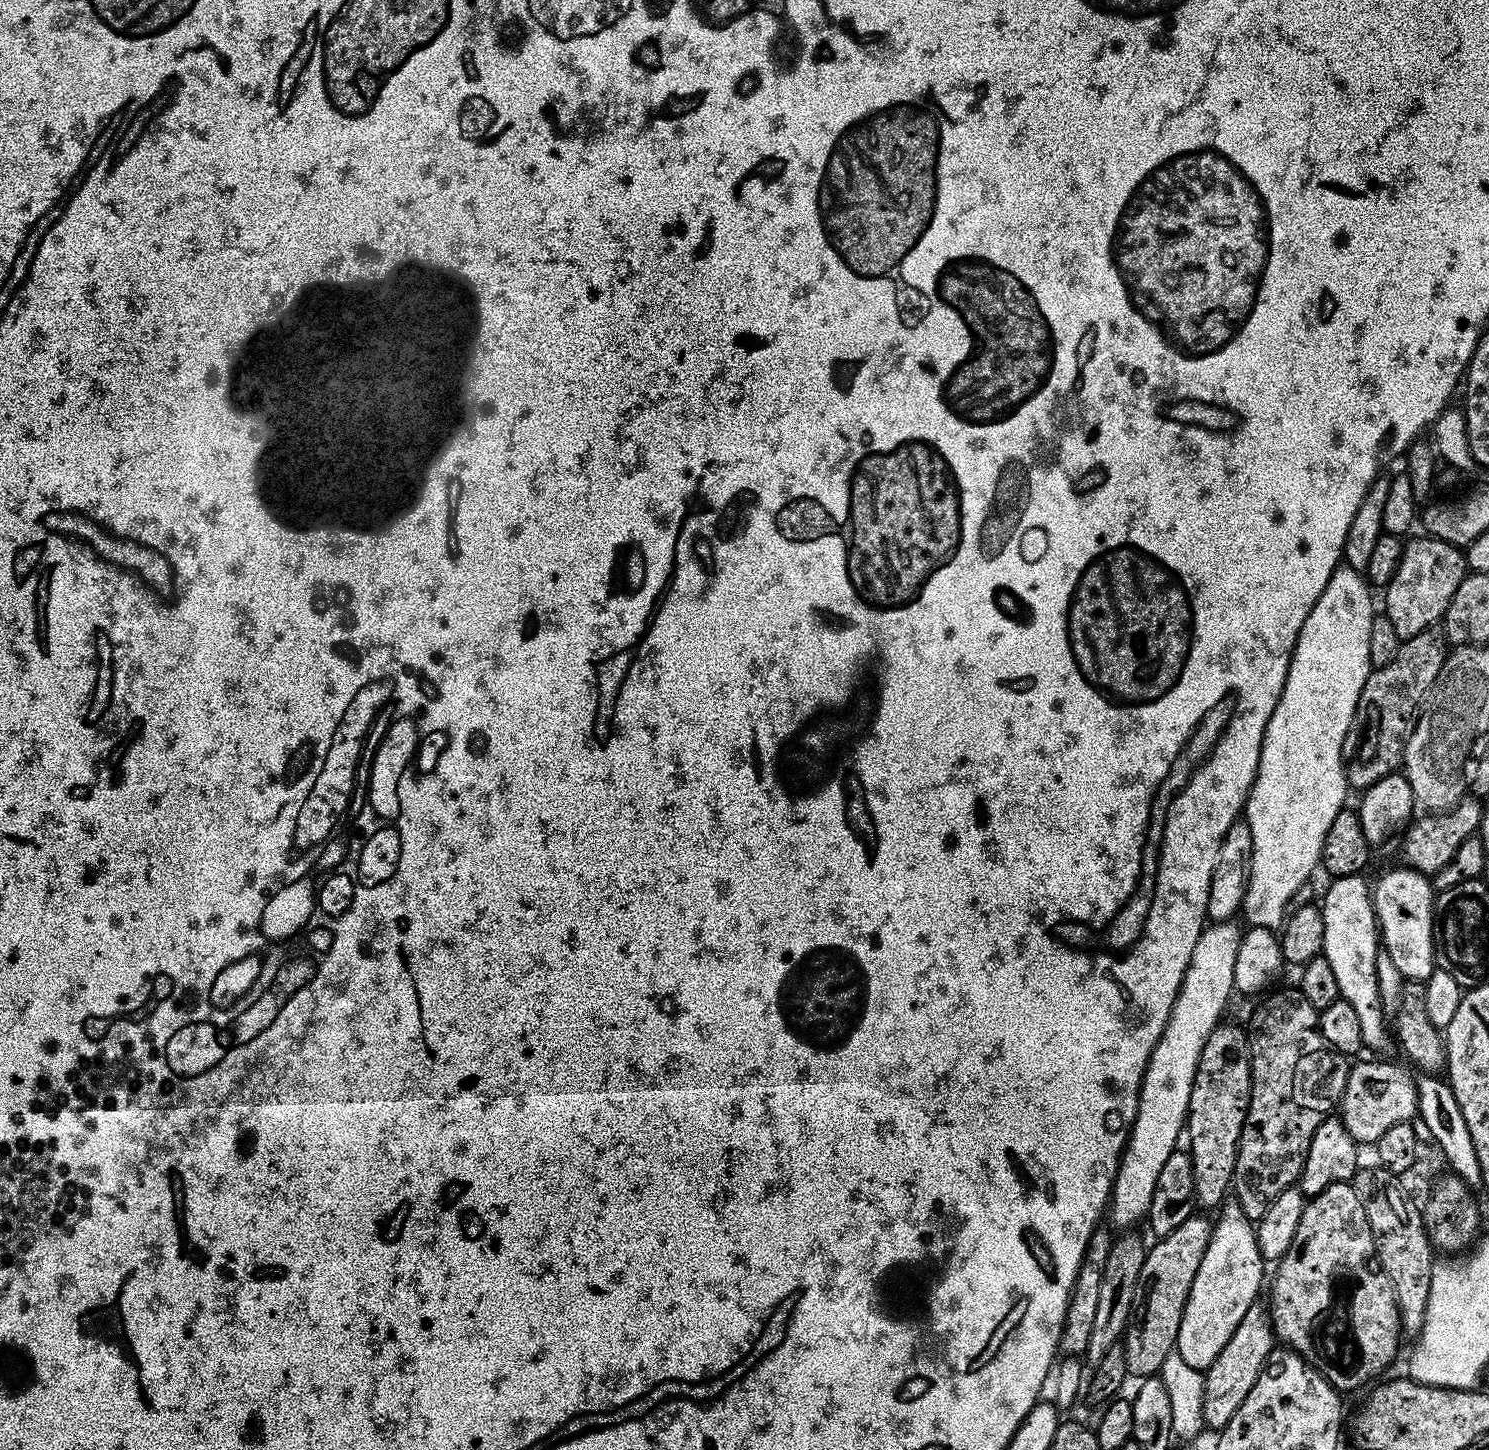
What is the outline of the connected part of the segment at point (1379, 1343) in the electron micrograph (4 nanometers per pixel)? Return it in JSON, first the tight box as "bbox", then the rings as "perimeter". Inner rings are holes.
{"bbox":[1270,1183,1402,1394],"perimeter":[[[1351,1183],[1326,1186],[1322,1194],[1311,1197],[1305,1203],[1294,1242],[1290,1242],[1290,1250],[1286,1250],[1275,1268],[1270,1315],[1275,1339],[1283,1347],[1298,1353],[1341,1394],[1358,1391],[1363,1384],[1372,1379],[1375,1381],[1379,1372],[1387,1370],[1402,1341],[1400,1315],[1390,1282],[1386,1274],[1380,1271],[1376,1259],[1370,1222],[1366,1222],[1366,1210],[1362,1210],[1362,1202]]]}

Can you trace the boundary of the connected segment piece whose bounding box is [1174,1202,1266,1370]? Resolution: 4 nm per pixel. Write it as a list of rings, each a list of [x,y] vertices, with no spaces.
[[[1235,1202],[1225,1203],[1218,1215],[1220,1217],[1215,1217],[1206,1254],[1202,1254],[1202,1266],[1198,1266],[1194,1286],[1190,1286],[1174,1349],[1187,1366],[1201,1370],[1209,1368],[1214,1358],[1222,1354],[1222,1346],[1230,1342],[1230,1334],[1234,1334],[1238,1322],[1242,1322],[1246,1310],[1257,1303],[1259,1296],[1256,1295],[1260,1292],[1266,1268],[1266,1262],[1258,1250],[1253,1221],[1242,1214],[1242,1206]]]

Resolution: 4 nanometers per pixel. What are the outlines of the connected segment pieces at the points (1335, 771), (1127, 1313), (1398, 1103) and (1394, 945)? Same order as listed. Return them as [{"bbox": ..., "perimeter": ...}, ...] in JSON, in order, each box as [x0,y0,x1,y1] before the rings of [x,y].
[{"bbox":[1242,563,1374,930],"perimeter":[[[1341,563],[1334,574],[1330,574],[1330,582],[1326,582],[1326,590],[1322,590],[1318,602],[1314,602],[1306,622],[1302,622],[1290,670],[1286,674],[1286,686],[1264,731],[1258,774],[1242,813],[1254,838],[1242,916],[1253,928],[1276,930],[1285,923],[1287,902],[1300,886],[1313,879],[1312,871],[1320,864],[1326,830],[1330,830],[1334,814],[1345,807],[1344,795],[1349,795],[1350,789],[1346,756],[1343,756],[1344,739],[1352,728],[1352,719],[1357,719],[1362,686],[1366,686],[1366,678],[1373,670],[1370,658],[1370,626],[1374,615],[1371,591],[1365,573]]]},{"bbox":[1083,1234,1146,1366],"perimeter":[[[1120,1234],[1113,1239],[1110,1258],[1106,1258],[1106,1266],[1102,1270],[1102,1286],[1092,1323],[1090,1343],[1083,1354],[1083,1359],[1089,1360],[1089,1365],[1092,1366],[1102,1362],[1102,1357],[1106,1350],[1110,1350],[1110,1346],[1121,1343],[1124,1332],[1128,1329],[1128,1319],[1132,1316],[1134,1290],[1138,1286],[1138,1274],[1142,1270],[1146,1251],[1146,1244],[1132,1235],[1136,1234]]]},{"bbox":[1338,1060,1417,1146],"perimeter":[[[1359,1060],[1348,1069],[1346,1090],[1338,1105],[1338,1115],[1357,1145],[1372,1146],[1378,1138],[1382,1138],[1382,1134],[1386,1134],[1386,1130],[1390,1130],[1390,1126],[1407,1124],[1417,1115],[1417,1077],[1403,1063],[1400,1065],[1391,1064],[1388,1060]]]},{"bbox":[1372,866,1436,981],"perimeter":[[[1399,866],[1384,872],[1377,878],[1372,888],[1372,904],[1376,908],[1378,936],[1382,945],[1390,952],[1394,966],[1404,975],[1405,981],[1427,981],[1436,968],[1436,958],[1432,950],[1432,917],[1434,915],[1434,889],[1431,879],[1413,868]]]}]

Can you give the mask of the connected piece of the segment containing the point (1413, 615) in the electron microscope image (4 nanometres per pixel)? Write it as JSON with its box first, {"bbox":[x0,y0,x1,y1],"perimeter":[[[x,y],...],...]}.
{"bbox":[1382,534,1466,641],"perimeter":[[[1420,534],[1417,540],[1411,540],[1405,543],[1398,570],[1394,570],[1394,578],[1390,578],[1382,592],[1383,615],[1394,622],[1394,630],[1398,630],[1401,641],[1409,640],[1414,634],[1443,621],[1450,598],[1454,598],[1454,590],[1458,590],[1458,582],[1462,582],[1466,574],[1465,553],[1450,542],[1442,542],[1427,534]]]}

